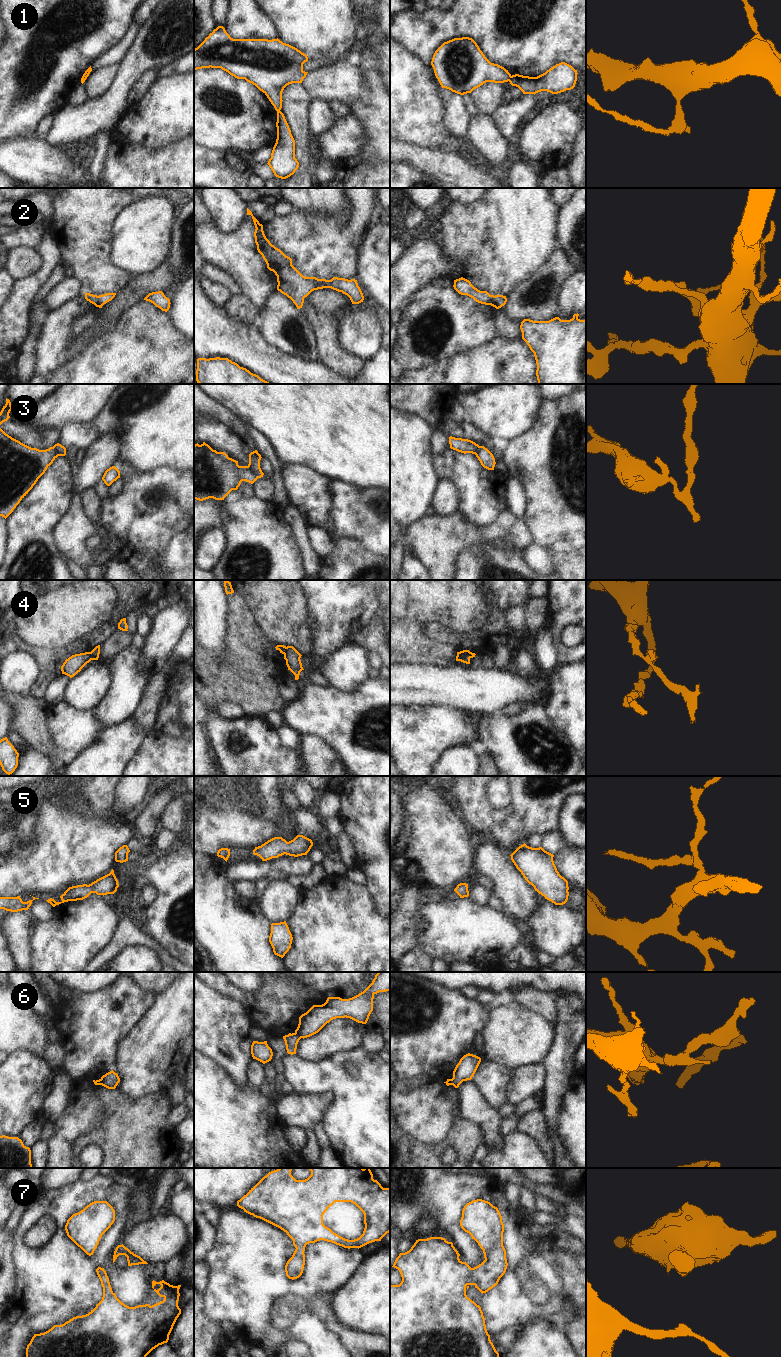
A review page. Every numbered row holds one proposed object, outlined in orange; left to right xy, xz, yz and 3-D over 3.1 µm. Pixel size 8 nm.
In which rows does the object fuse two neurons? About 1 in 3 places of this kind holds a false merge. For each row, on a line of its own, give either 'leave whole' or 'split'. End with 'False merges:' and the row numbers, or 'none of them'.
1: split
2: leave whole
3: split
4: split
5: leave whole
6: split
7: leave whole
False merges: 1, 3, 4, 6

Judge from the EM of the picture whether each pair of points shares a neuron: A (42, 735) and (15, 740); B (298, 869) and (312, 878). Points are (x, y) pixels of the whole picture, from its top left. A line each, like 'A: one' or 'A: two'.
A: two
B: two

